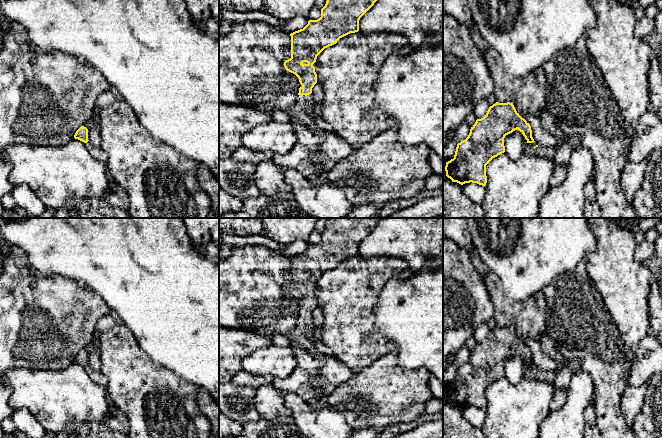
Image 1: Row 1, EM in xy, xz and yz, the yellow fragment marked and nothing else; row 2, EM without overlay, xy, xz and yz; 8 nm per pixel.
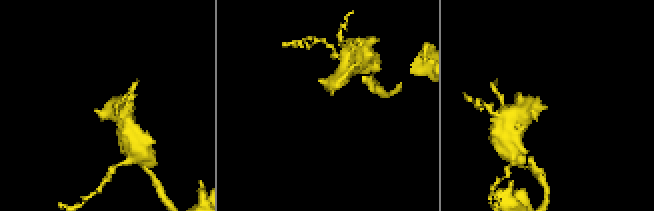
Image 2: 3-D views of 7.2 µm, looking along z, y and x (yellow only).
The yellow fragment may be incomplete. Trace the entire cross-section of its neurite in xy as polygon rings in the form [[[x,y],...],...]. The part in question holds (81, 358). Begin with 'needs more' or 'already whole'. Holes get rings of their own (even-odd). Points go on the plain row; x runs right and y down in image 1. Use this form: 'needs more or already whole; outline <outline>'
needs more; outline [[[86,349],[81,350],[74,359],[75,363],[82,365],[87,371],[89,377],[98,385],[106,387],[108,384],[108,378],[101,372],[97,372],[91,369],[88,364],[88,352]]]

